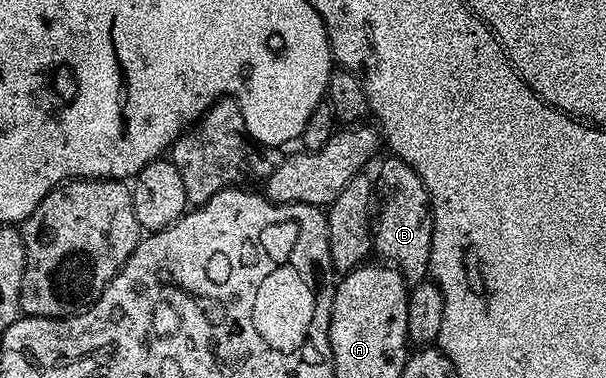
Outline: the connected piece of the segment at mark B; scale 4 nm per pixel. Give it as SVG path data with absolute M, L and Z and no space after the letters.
M387 156L379 174L383 177L384 184L391 189L392 198L384 204L380 214L378 211L377 221L373 226L374 253L376 255L379 253L383 257L380 259L386 260L392 267L397 268L404 279L418 279L422 275L419 273L422 270L424 273L428 269L427 254L431 250L431 197L423 181L417 176L417 172L413 172L413 168L409 168L409 164L405 164L400 158Z

